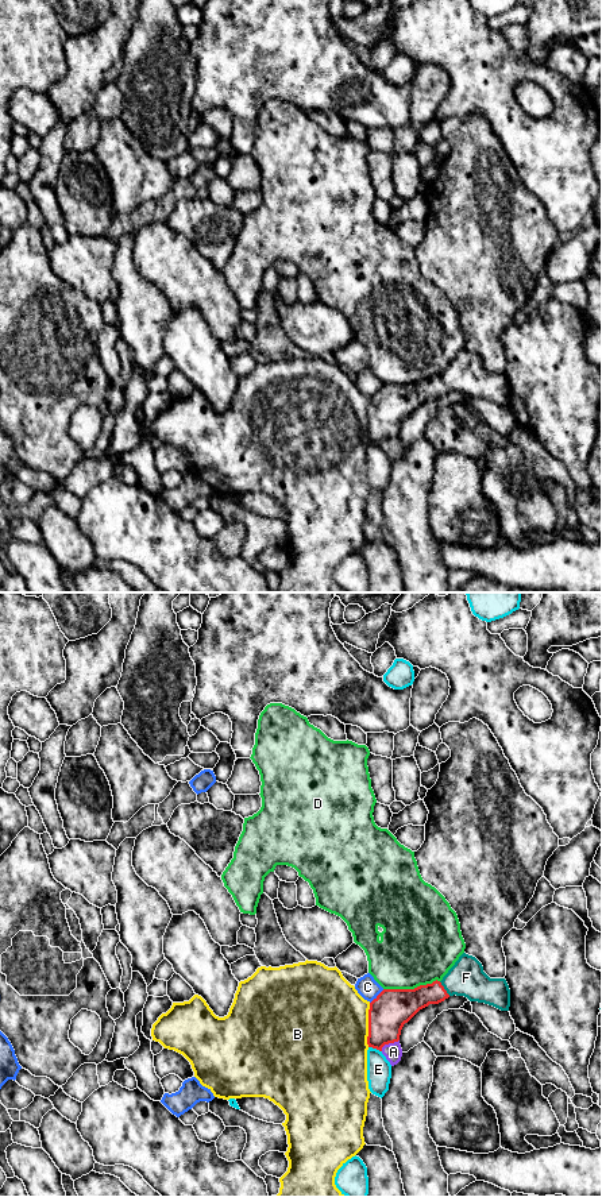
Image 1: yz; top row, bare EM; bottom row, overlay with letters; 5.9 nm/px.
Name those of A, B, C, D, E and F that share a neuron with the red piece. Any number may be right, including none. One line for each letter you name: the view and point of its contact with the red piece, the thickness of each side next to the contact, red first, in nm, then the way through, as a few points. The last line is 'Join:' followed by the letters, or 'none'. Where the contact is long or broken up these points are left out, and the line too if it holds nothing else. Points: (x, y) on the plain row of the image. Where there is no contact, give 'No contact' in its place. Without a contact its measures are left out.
F: Touches red at yz (443, 383). Thickness 180 nm (red) against 220 nm. Path across: yz (404, 398), (435, 389), (443, 383), (466, 373)
Join: F

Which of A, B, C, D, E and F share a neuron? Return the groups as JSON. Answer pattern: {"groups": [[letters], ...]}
{"groups": [["A"], ["B"], ["C"], ["D"], ["E"], ["F"]]}

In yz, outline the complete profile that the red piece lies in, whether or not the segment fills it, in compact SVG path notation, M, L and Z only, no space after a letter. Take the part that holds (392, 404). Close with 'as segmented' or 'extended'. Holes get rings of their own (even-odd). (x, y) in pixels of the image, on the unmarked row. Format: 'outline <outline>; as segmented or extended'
outline M463 348L441 377L414 385L383 385L368 405L368 443L382 443L400 436L401 425L420 405L439 399L449 391L464 391L509 406L510 385L505 374L490 374L482 359Z; extended

